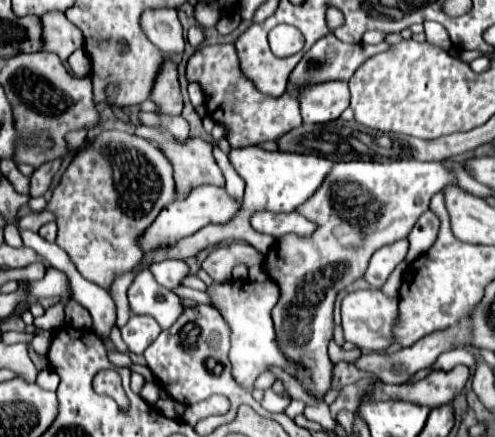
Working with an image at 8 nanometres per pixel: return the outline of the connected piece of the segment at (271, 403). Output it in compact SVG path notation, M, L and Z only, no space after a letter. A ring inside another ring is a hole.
M274 391L266 393L266 409L268 411L284 411L288 407L290 399L284 395L276 395Z

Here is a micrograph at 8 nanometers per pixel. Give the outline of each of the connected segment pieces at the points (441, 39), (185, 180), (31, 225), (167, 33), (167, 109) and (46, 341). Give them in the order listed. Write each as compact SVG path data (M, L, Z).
M426 21L426 23L424 23L424 33L426 33L426 41L430 41L430 43L438 43L438 45L442 45L442 47L446 47L446 49L452 47L452 43L448 41L448 33L446 33L446 29L444 29L440 23Z
M138 125L136 127L136 135L138 137L144 137L144 139L154 139L156 143L162 145L166 159L174 167L174 181L176 181L176 187L178 187L180 197L186 197L194 187L202 185L202 183L208 183L208 185L224 185L224 175L222 175L220 167L216 165L216 161L212 157L212 143L202 141L202 139L186 139L186 141L178 143L168 133L160 133L160 131L156 131L152 127L146 127L146 125Z
M42 211L42 213L28 213L18 221L18 229L34 229L38 231L42 225L46 225L48 221L56 221L56 215L52 211Z
M174 9L144 11L144 13L142 13L142 29L146 31L148 39L150 39L158 49L168 51L168 53L184 51L182 25L180 25Z
M172 63L164 65L162 75L158 75L158 83L154 85L150 99L156 101L166 115L180 115L182 95L180 95L178 77L176 77L176 67Z
M35 328L35 335L31 344L38 354L45 355L49 350L51 339L52 333L43 329Z

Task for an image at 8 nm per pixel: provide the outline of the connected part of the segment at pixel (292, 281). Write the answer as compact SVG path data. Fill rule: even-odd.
M414 159L394 163L336 163L334 171L330 171L330 175L326 177L326 183L318 189L318 195L298 207L298 213L318 223L318 231L310 239L294 239L294 235L290 239L282 239L282 243L276 243L274 255L268 255L268 259L264 261L264 267L270 271L270 279L278 283L282 293L280 301L272 309L278 345L282 347L282 351L286 351L286 355L290 355L290 359L298 359L302 367L310 371L314 389L318 393L327 393L332 384L334 365L328 359L326 347L334 331L332 311L338 291L350 285L354 279L362 277L362 269L366 269L366 263L376 249L408 237L418 217L428 209L432 195L448 185L458 185L458 179L454 171L444 167L442 163L422 163Z

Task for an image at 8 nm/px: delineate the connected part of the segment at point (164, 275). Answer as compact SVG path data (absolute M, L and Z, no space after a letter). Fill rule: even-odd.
M166 259L166 261L158 261L154 265L148 267L150 273L154 275L154 279L166 287L166 289L174 289L180 285L180 281L188 275L188 267L182 261L176 259Z

